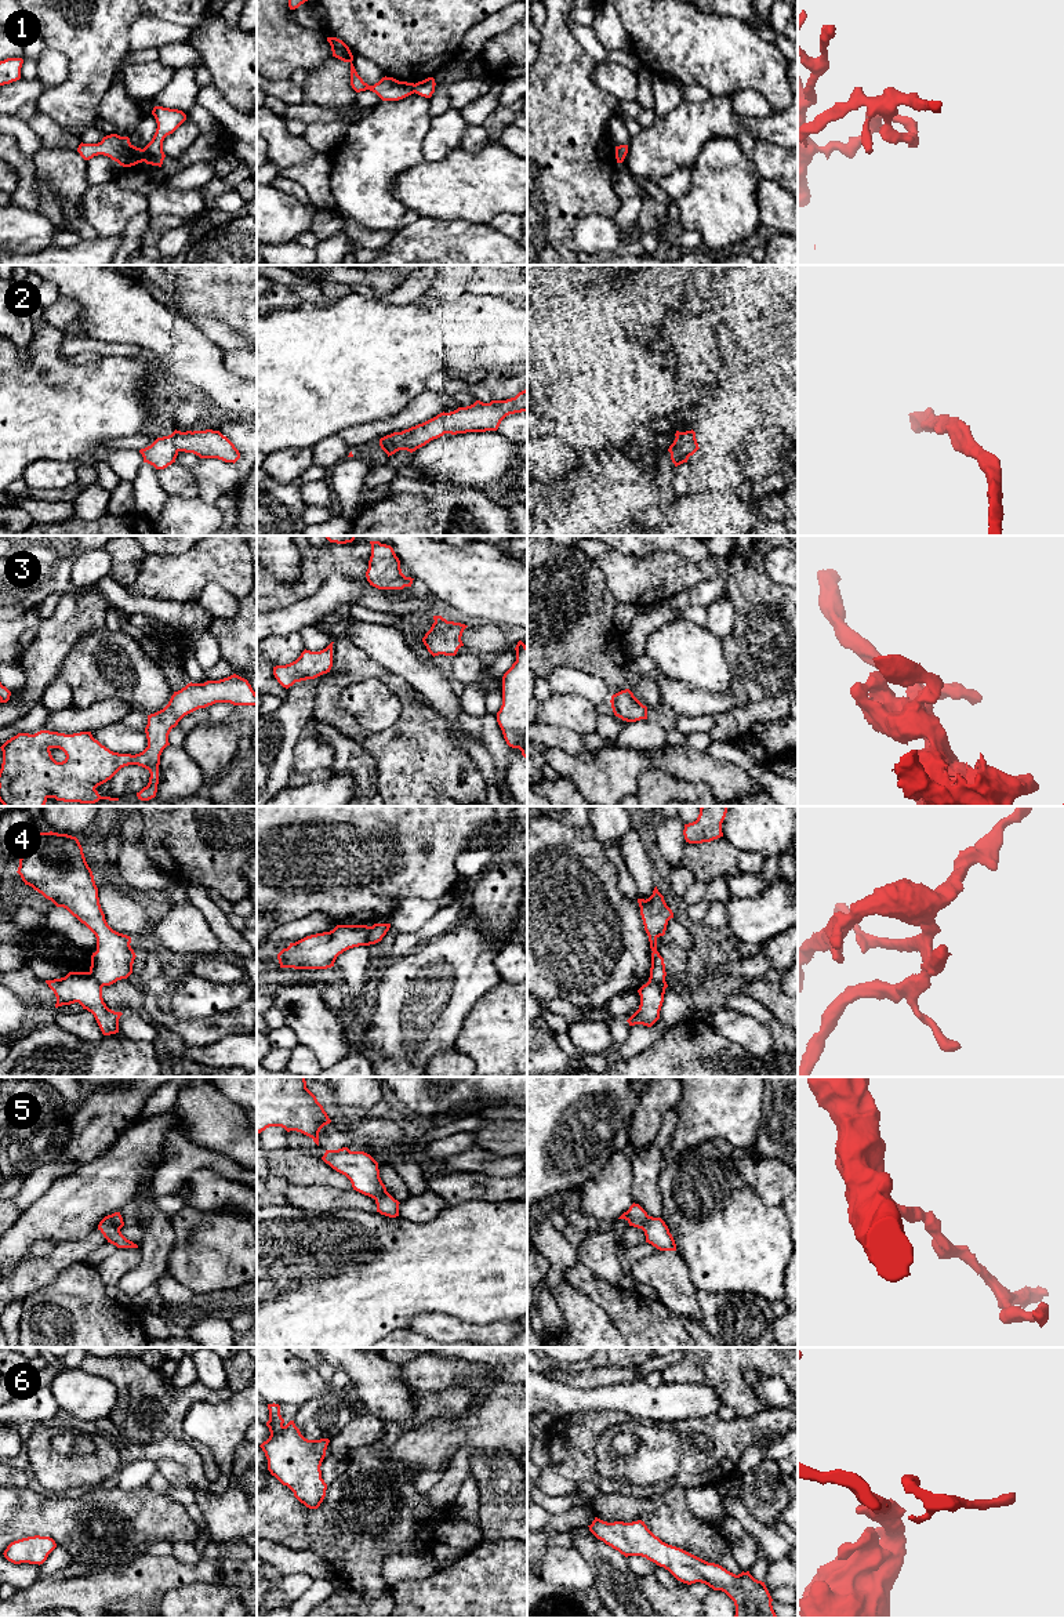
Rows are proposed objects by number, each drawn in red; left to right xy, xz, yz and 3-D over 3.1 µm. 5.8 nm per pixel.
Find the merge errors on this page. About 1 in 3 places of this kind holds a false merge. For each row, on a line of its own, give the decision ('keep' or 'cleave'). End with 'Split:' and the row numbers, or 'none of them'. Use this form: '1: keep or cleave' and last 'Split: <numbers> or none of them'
1: cleave
2: keep
3: keep
4: cleave
5: keep
6: keep
Split: 1, 4

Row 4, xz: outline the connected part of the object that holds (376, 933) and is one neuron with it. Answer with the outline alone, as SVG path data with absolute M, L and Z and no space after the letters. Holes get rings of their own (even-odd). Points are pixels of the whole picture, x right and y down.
M374 924L373 926L370 926L370 930L367 933L368 946L381 942L382 937L389 930L389 928L391 928L391 924Z

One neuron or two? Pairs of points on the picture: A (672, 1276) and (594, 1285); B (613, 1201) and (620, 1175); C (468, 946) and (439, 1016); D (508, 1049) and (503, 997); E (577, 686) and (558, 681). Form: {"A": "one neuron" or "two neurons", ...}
{"A": "two neurons", "B": "one neuron", "C": "one neuron", "D": "one neuron", "E": "one neuron"}

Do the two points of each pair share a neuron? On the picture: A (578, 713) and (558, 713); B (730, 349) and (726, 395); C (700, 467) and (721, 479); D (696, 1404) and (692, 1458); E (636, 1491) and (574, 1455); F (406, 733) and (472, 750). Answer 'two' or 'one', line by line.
A: one
B: two
C: one
D: two
E: one
F: two

